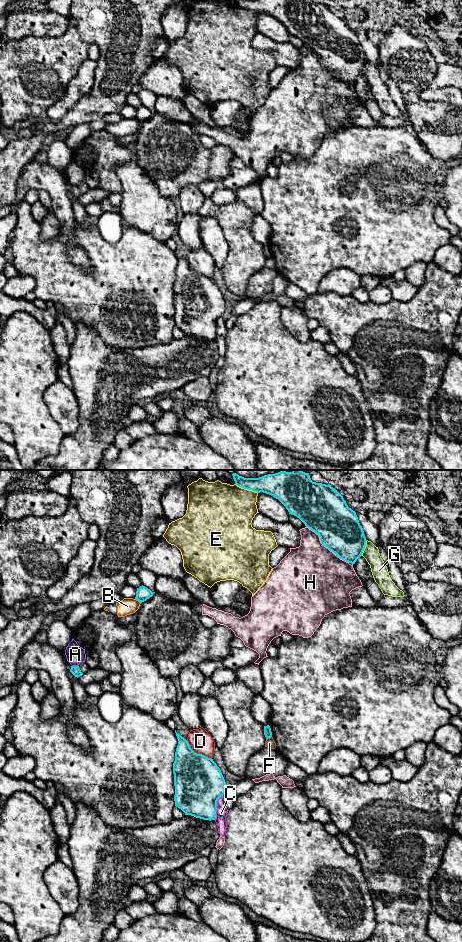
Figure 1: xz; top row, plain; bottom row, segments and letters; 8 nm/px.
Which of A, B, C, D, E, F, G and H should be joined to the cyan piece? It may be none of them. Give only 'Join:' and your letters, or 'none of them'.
Join: none of them

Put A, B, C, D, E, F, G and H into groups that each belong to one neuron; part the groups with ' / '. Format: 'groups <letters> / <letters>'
groups A / B / C / D / E / F / G / H

